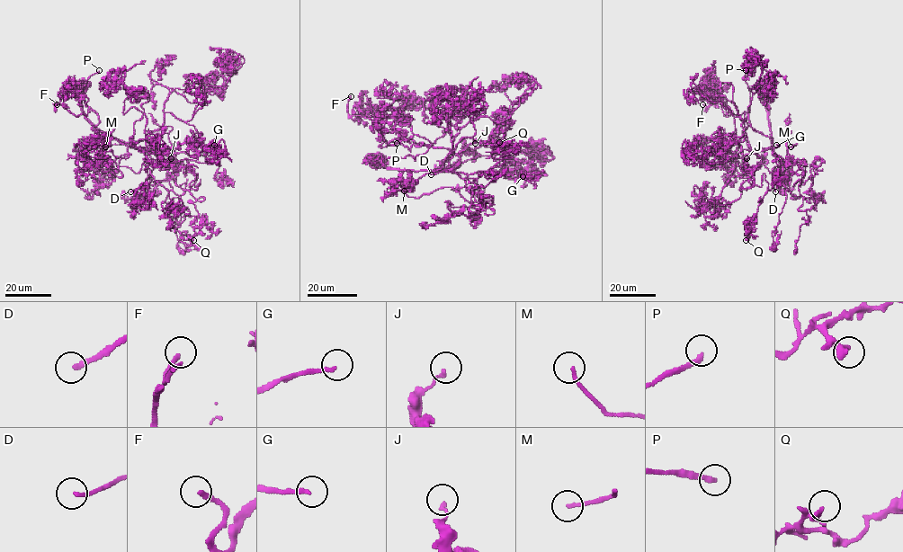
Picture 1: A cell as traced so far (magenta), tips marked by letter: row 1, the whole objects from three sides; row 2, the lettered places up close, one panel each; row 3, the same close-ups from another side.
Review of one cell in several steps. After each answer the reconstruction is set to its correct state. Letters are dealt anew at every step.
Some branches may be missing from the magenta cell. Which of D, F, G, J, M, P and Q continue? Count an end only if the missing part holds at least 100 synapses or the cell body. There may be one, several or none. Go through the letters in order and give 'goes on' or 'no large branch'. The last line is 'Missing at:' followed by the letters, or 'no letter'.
D: goes on
F: no large branch
G: goes on
J: no large branch
M: goes on
P: no large branch
Q: no large branch
Missing at: D, G, M

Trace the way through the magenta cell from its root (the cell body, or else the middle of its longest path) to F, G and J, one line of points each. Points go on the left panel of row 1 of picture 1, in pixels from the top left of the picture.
F: (79, 91), (83, 114), (98, 129), (156, 150), (93, 130), (99, 118), (90, 109), (76, 117), (57, 104)
G: (79, 91), (83, 114), (107, 134), (126, 142), (164, 154), (183, 152), (204, 144), (214, 145)
J: (79, 91), (95, 126), (160, 152), (183, 190), (197, 173), (196, 190), (195, 173), (175, 170), (171, 158)

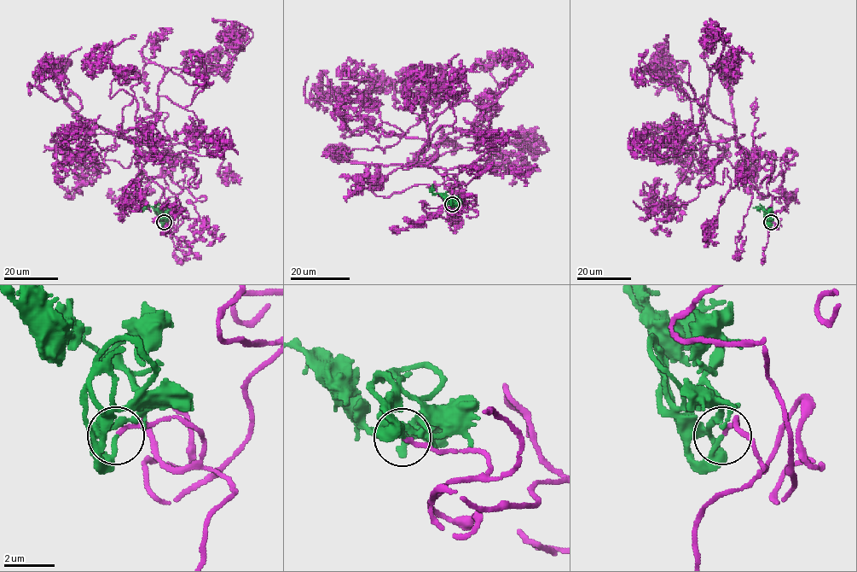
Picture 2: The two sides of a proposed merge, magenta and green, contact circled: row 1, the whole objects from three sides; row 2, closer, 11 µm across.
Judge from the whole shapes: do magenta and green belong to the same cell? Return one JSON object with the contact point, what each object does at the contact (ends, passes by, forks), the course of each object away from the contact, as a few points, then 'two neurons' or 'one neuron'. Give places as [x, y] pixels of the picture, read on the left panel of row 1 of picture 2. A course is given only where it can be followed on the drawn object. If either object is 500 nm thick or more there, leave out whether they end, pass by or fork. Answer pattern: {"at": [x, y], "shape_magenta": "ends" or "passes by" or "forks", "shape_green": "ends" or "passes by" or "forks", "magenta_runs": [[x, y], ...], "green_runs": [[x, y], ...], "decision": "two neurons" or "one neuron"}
{"at": [164, 222], "shape_magenta": "ends", "shape_green": "ends", "magenta_runs": [[164, 222], [172, 228], [181, 213], [174, 197], [160, 202], [168, 186], [158, 147], [84, 120], [58, 70]], "green_runs": [[164, 222], [166, 218], [159, 212], [149, 206], [146, 207]], "decision": "one neuron"}

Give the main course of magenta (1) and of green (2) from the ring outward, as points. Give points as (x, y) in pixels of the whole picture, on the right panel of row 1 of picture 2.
1: (771, 222), (781, 225), (766, 211), (774, 197), (780, 201), (749, 181), (725, 70)
2: (771, 222), (769, 212), (761, 206), (753, 207)

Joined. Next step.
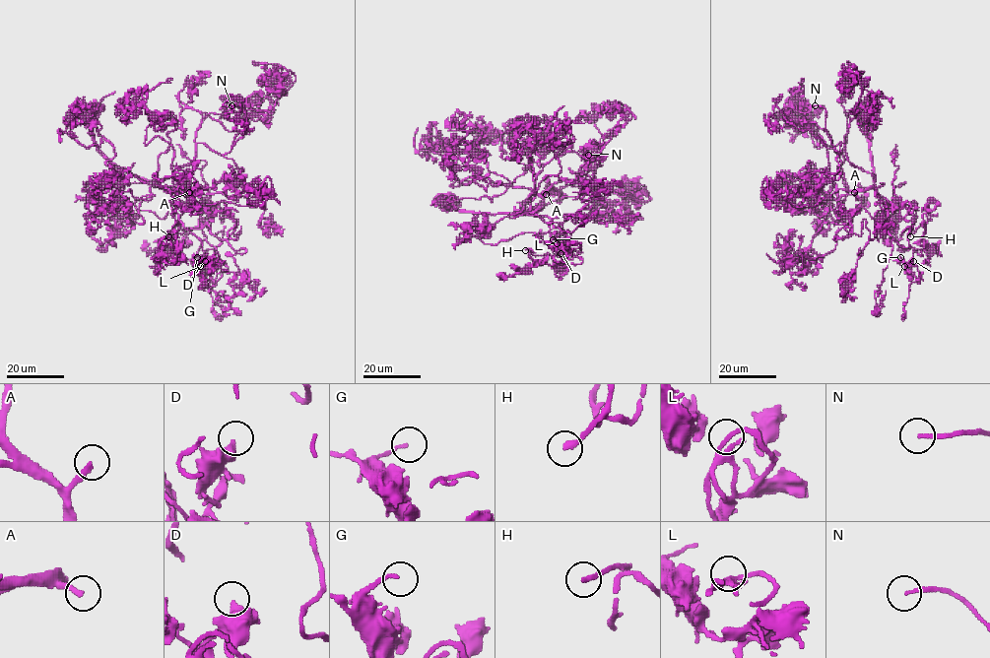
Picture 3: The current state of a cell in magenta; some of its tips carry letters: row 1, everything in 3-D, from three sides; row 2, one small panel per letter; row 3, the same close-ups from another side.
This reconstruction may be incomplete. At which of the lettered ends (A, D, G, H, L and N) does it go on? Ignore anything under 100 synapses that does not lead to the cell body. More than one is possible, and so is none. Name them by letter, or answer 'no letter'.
A, H, N

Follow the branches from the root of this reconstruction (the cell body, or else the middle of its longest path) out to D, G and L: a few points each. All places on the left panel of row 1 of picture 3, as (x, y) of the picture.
D: (90, 116), (113, 164), (194, 195), (206, 236), (197, 254), (213, 249), (220, 267), (208, 284), (205, 261)
G: (90, 116), (113, 164), (194, 195), (206, 236), (197, 254), (213, 249), (220, 267), (208, 284), (197, 257)
L: (90, 116), (113, 164), (194, 195), (206, 236), (197, 254), (213, 249), (220, 267), (207, 284), (200, 266)

